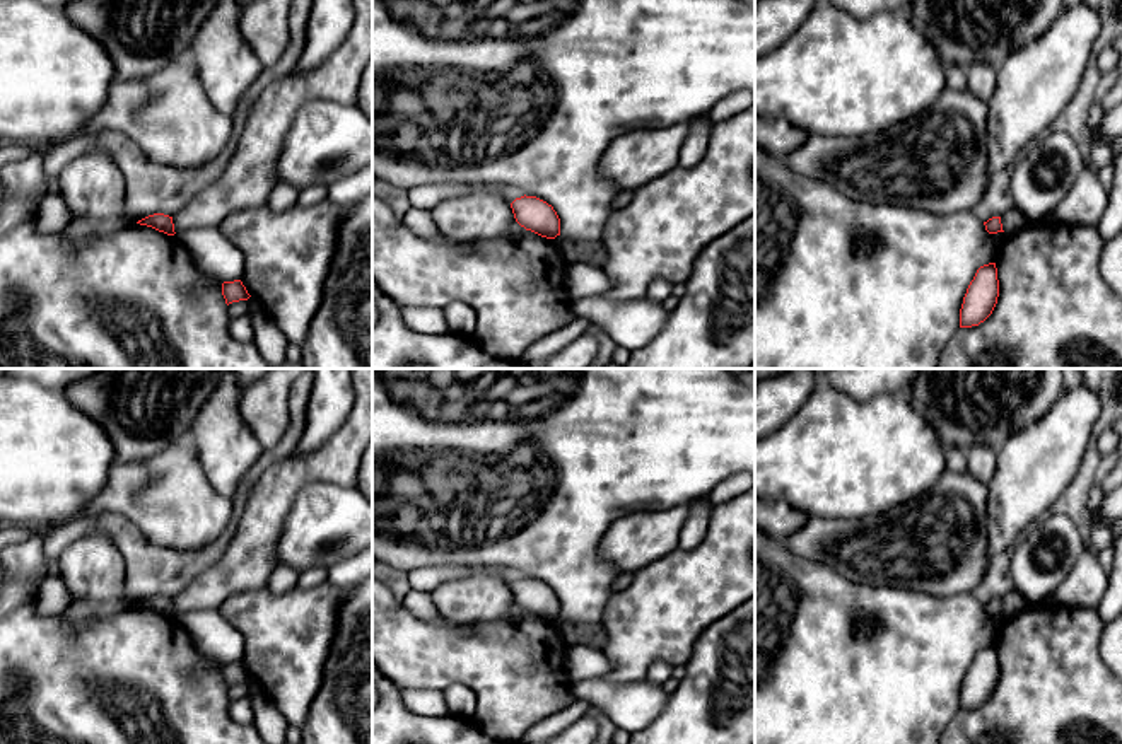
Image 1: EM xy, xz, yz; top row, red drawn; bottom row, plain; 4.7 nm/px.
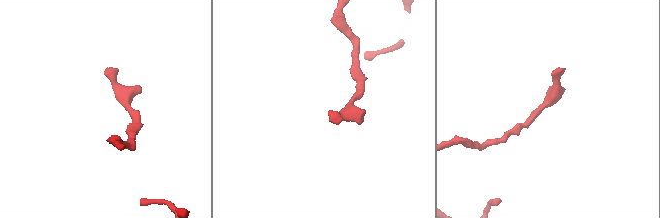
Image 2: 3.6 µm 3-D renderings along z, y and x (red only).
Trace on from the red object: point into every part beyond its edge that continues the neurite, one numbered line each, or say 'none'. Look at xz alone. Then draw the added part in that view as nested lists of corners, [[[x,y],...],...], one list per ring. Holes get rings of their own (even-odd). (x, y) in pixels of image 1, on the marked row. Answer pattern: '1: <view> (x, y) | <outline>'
none

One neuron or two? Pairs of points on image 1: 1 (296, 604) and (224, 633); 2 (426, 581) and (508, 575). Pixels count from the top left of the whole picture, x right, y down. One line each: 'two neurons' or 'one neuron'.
1: two neurons
2: one neuron

